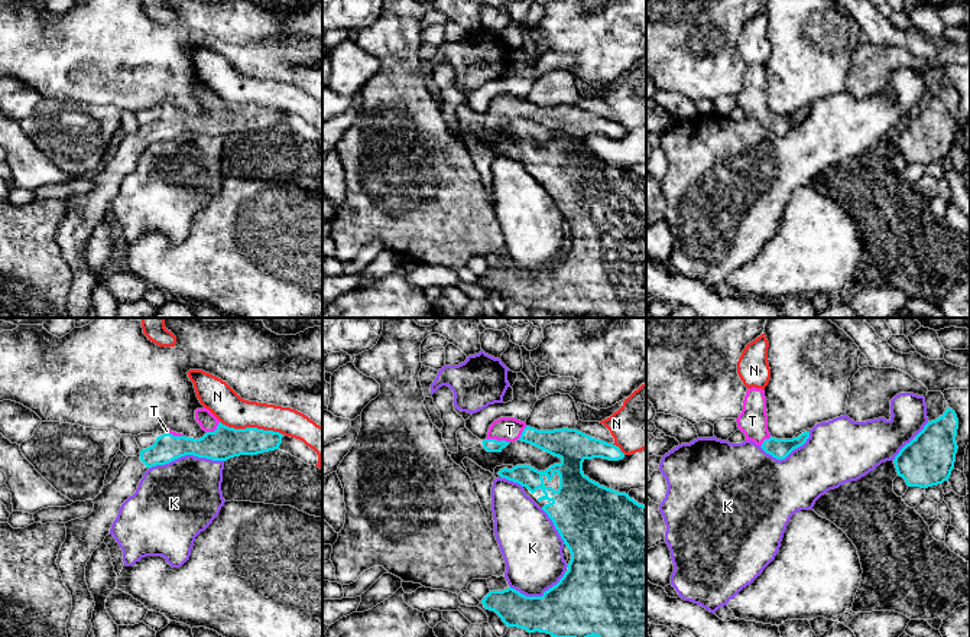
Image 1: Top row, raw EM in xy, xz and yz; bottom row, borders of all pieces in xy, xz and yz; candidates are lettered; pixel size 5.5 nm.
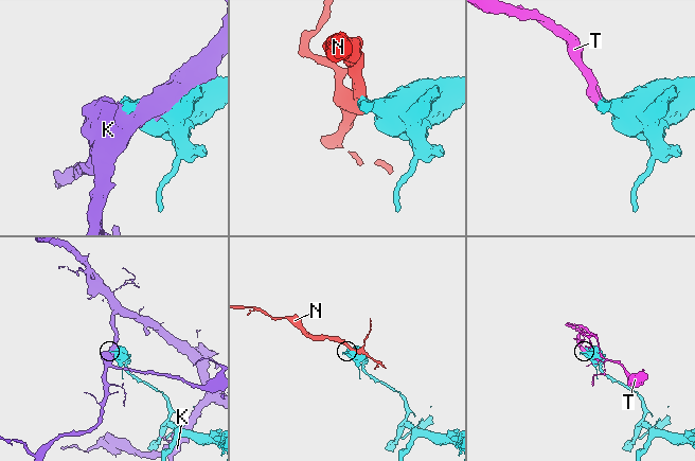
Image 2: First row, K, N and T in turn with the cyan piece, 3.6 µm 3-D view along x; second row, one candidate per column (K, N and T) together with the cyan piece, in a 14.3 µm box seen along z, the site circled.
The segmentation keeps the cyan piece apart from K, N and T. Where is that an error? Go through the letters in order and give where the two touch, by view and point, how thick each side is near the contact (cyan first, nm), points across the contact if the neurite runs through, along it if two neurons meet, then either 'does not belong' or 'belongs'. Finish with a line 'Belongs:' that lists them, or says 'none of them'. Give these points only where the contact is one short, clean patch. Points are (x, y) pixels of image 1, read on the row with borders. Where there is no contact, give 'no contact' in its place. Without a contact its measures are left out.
K: xy (185, 454) | 180/420 nm | does not belong
N: xy (253, 428) | 180/180 nm | along xy (220, 421), (234, 428), (262, 428), (285, 435) | does not belong
T: xz (498, 441) | 80/140 nm | across xz (490, 445), (498, 441), (509, 429) | belongs
Belongs: T

